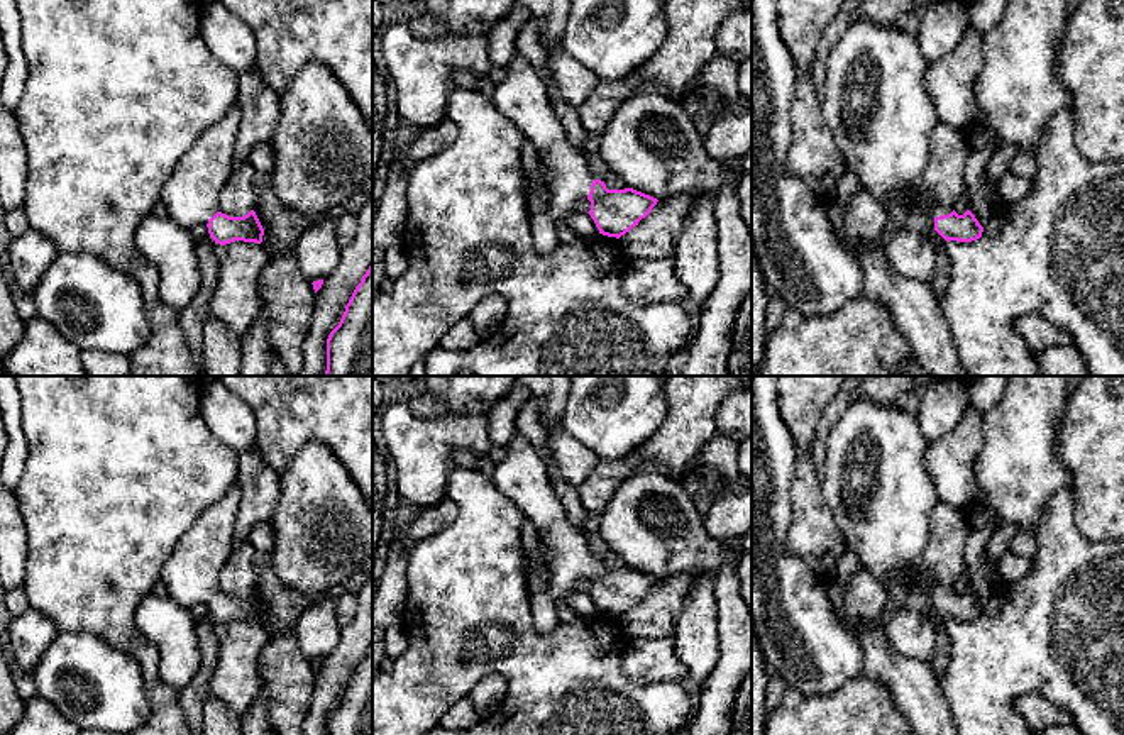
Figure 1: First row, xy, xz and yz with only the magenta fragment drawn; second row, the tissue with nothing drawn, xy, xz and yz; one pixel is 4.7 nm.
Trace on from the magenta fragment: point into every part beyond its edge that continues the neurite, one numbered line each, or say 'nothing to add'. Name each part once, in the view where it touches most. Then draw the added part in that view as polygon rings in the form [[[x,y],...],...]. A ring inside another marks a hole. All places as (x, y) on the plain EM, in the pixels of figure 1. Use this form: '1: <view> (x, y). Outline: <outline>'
1: yz (943, 559). Outline: [[[936,503],[929,520],[926,549],[917,566],[901,578],[907,591],[921,588],[928,578],[933,579],[933,600],[955,589],[955,583],[965,571],[965,544],[968,522],[963,513],[946,503]]]

